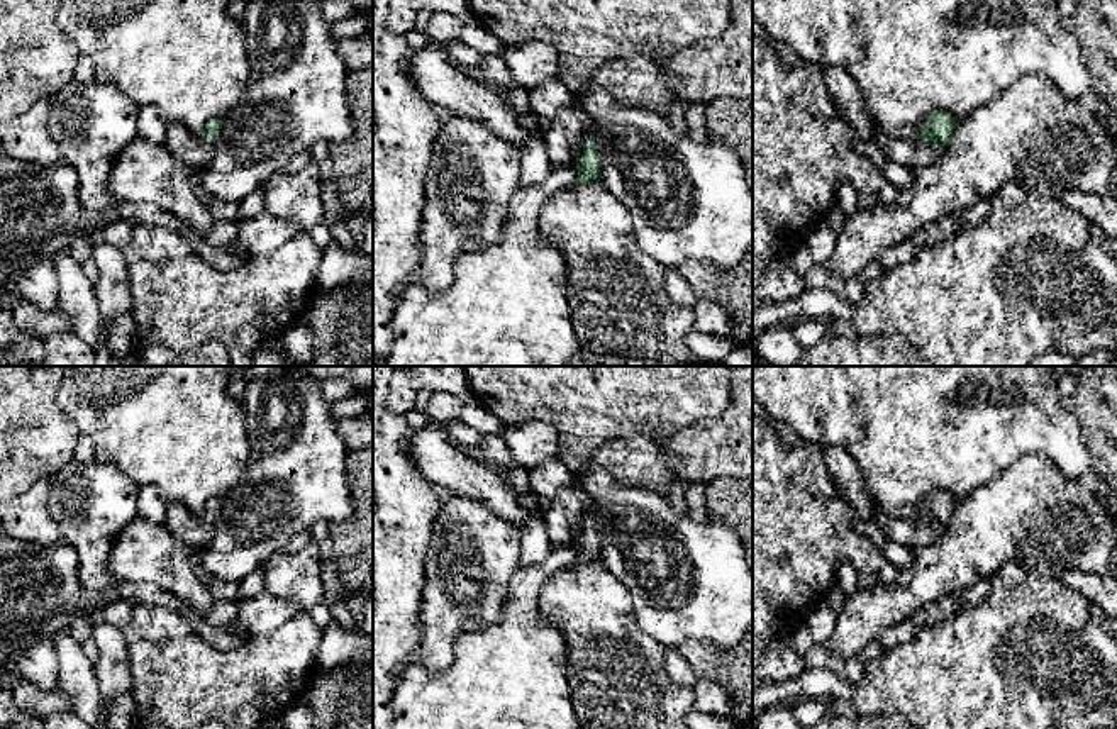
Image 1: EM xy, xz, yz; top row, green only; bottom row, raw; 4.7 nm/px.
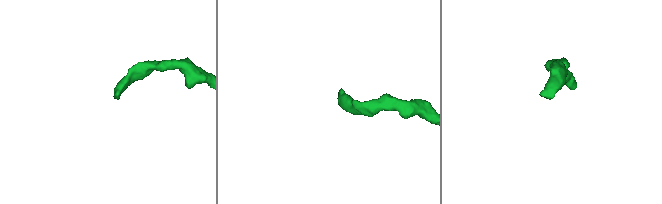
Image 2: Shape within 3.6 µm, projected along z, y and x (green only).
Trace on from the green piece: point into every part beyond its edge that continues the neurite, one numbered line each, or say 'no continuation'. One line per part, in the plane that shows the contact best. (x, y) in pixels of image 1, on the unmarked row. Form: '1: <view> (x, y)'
1: yz (902, 528)

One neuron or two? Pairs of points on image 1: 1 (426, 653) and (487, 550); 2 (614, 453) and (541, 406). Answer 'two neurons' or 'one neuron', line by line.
1: one neuron
2: two neurons

